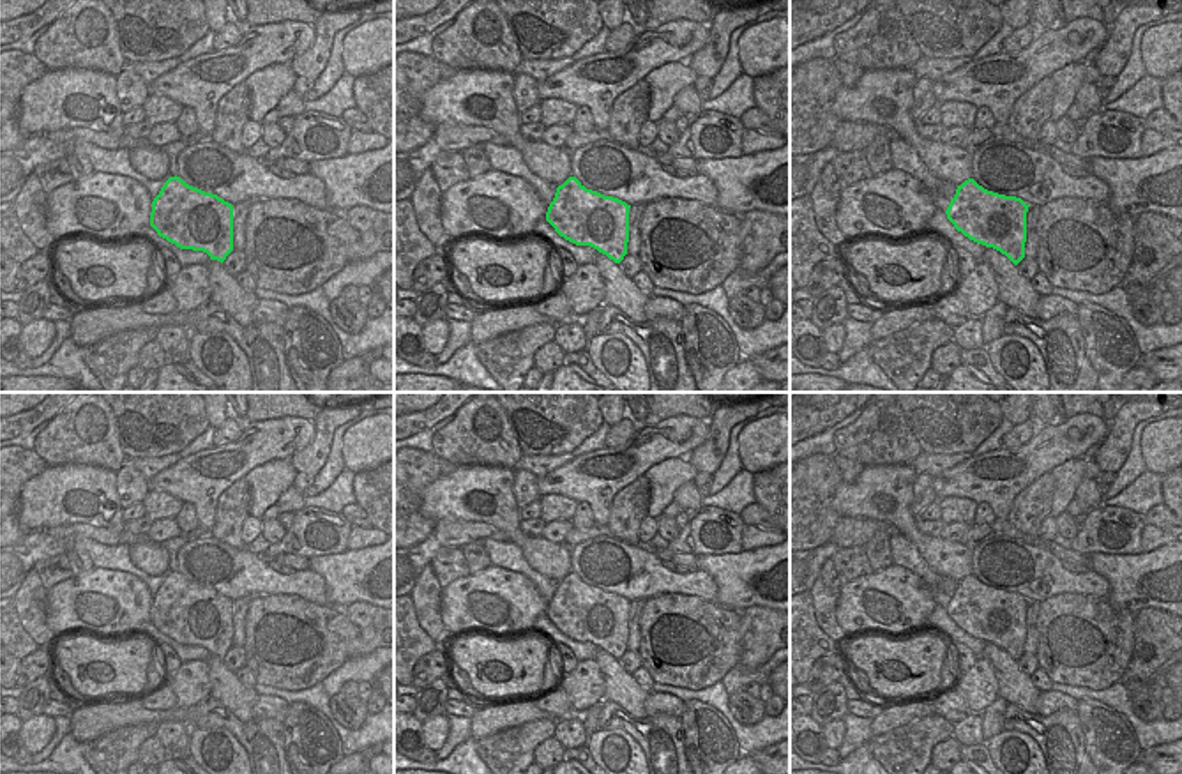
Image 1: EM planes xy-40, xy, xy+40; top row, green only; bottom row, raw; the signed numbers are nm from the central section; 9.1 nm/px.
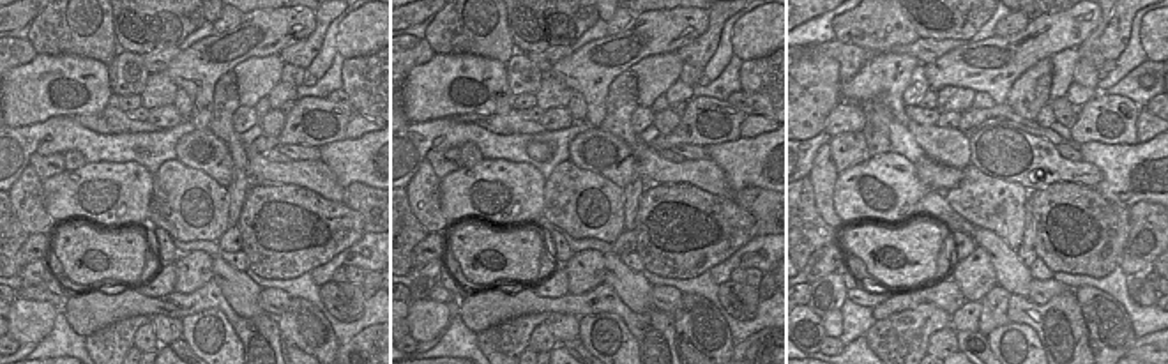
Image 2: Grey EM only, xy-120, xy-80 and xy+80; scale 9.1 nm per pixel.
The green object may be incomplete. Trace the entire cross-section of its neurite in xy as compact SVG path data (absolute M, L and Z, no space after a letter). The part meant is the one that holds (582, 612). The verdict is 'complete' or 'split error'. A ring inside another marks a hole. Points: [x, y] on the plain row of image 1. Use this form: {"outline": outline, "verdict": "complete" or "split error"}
{"outline": "M569 573L557 583L546 617L565 636L590 641L620 659L627 650L629 604L625 597L587 585Z", "verdict": "complete"}

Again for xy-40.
{"outline": "M177 571L170 573L154 594L150 622L177 643L203 647L221 659L233 647L233 601L217 590L186 580Z", "verdict": "complete"}

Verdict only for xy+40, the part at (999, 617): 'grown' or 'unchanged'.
unchanged

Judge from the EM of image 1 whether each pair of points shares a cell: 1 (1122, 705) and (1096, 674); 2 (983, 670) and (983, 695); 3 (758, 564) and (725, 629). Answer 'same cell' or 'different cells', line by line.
1: different cells
2: same cell
3: different cells

